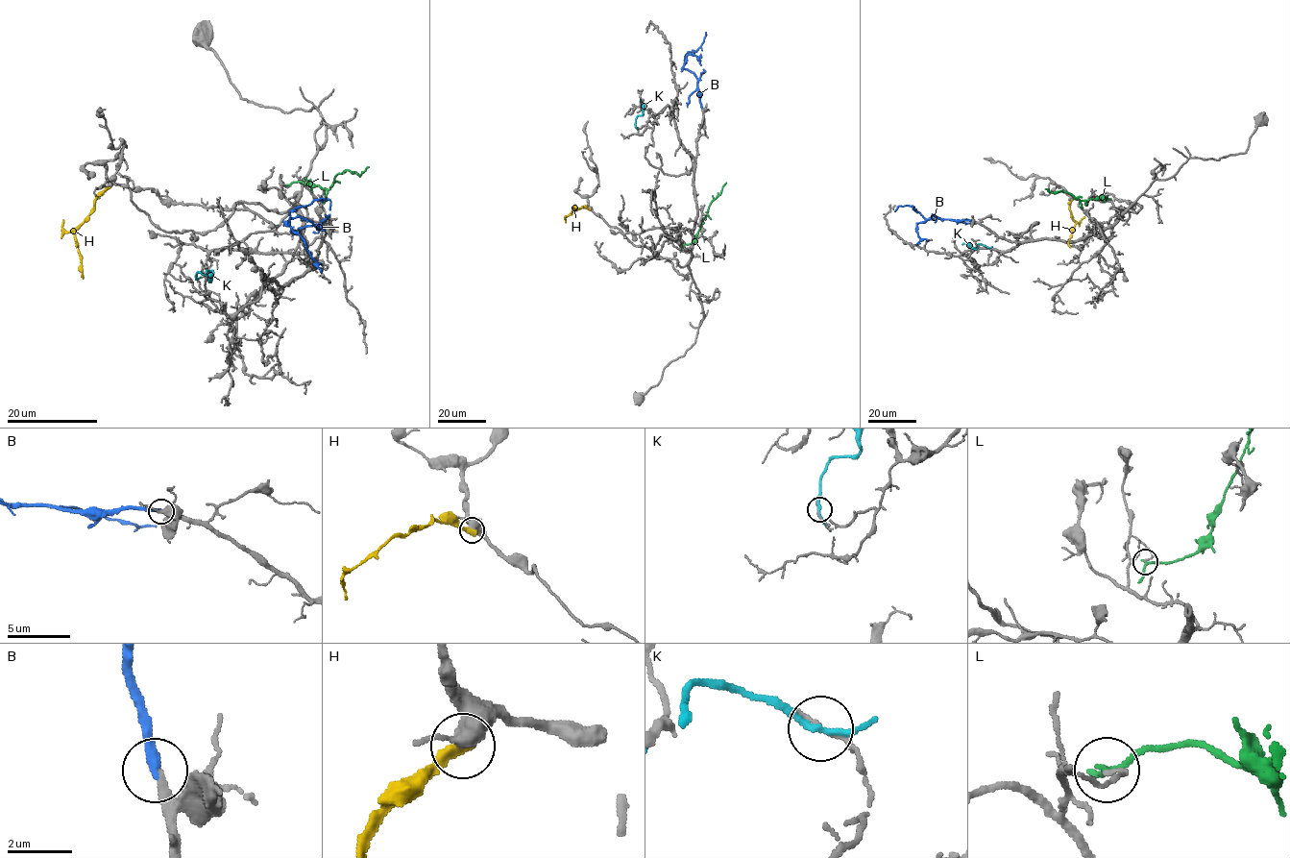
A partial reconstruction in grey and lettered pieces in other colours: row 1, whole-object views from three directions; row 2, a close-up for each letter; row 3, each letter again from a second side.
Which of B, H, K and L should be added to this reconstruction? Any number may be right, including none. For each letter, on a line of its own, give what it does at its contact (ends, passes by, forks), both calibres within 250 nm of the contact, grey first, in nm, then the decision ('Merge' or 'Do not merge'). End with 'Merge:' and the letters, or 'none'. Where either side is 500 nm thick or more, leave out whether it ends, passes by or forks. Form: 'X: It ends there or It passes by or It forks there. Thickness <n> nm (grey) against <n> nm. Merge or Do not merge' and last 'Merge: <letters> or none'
B: It ends there. Thickness 260 nm (grey) against 320 nm. Merge
H: It ends there. Thickness 460 nm (grey) against 360 nm. Do not merge
K: It passes by. Thickness 140 nm (grey) against 180 nm. Do not merge
L: It passes by. Thickness 120 nm (grey) against 180 nm. Do not merge
Merge: B

